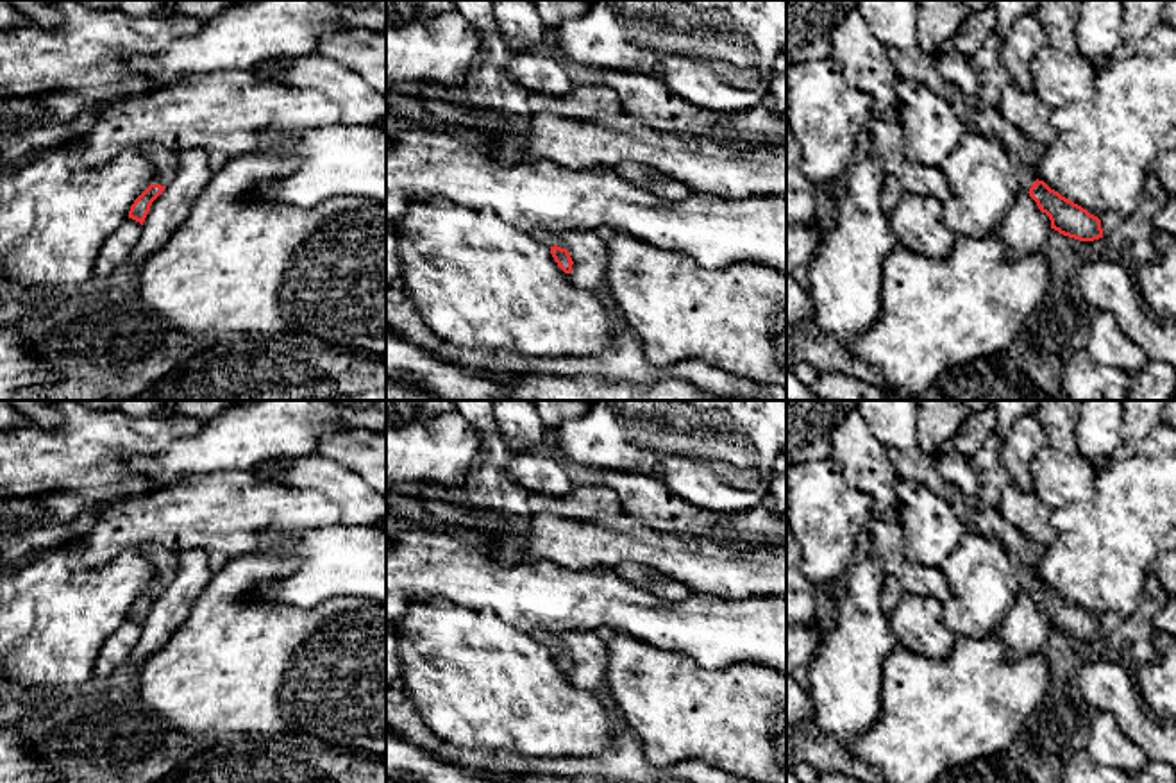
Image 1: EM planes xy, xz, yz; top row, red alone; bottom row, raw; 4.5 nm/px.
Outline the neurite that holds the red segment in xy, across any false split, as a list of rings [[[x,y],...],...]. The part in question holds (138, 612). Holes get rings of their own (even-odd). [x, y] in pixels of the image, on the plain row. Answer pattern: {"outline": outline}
{"outline": [[[145,543],[139,547],[147,560],[155,568],[148,588],[134,601],[129,619],[143,626],[152,602],[164,592],[166,585],[175,577],[179,567],[179,551],[168,549],[159,543]]]}

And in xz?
{"outline": [[[536,627],[536,629],[533,629],[533,631],[529,633],[529,636],[531,636],[534,642],[538,642],[538,644],[542,644],[542,645],[545,645],[545,647],[550,649],[550,654],[552,654],[554,661],[558,663],[558,667],[559,667],[565,674],[570,674],[570,672],[572,672],[574,661],[572,661],[570,652],[568,652],[568,649],[565,647],[565,644],[563,644],[563,640],[561,640],[559,635],[550,633],[550,631],[547,631],[547,629],[542,629],[542,627]]]}

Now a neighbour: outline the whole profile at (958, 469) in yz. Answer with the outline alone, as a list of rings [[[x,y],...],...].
[[[947,447],[937,459],[937,470],[956,488],[960,488],[967,499],[974,501],[981,492],[978,468],[972,459],[960,454],[953,447]]]

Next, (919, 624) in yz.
[[[904,594],[890,626],[899,645],[929,660],[947,658],[958,638],[944,620],[944,604],[928,595]]]

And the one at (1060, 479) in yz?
[[[1046,445],[1031,459],[1035,493],[1051,511],[1092,499],[1096,470],[1079,454]]]

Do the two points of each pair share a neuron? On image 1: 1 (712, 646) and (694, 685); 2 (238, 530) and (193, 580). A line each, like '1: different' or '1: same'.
1: different
2: different

